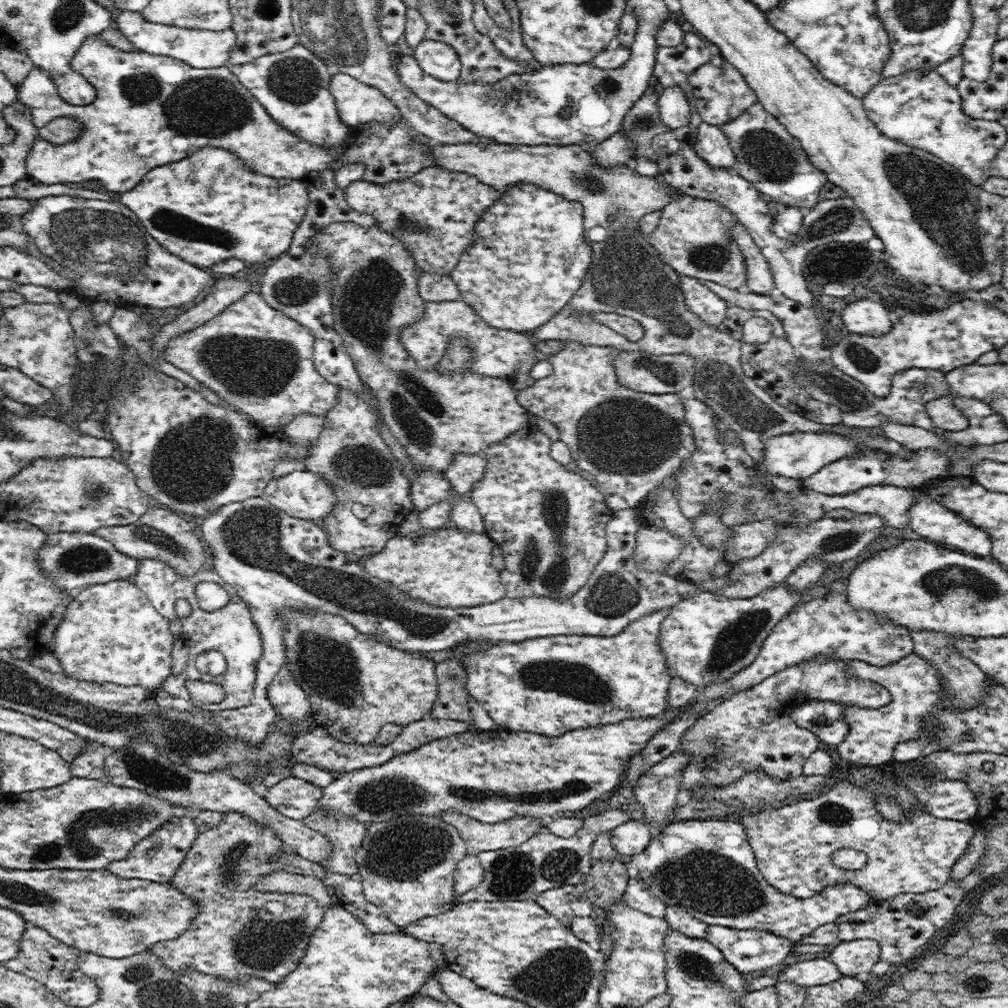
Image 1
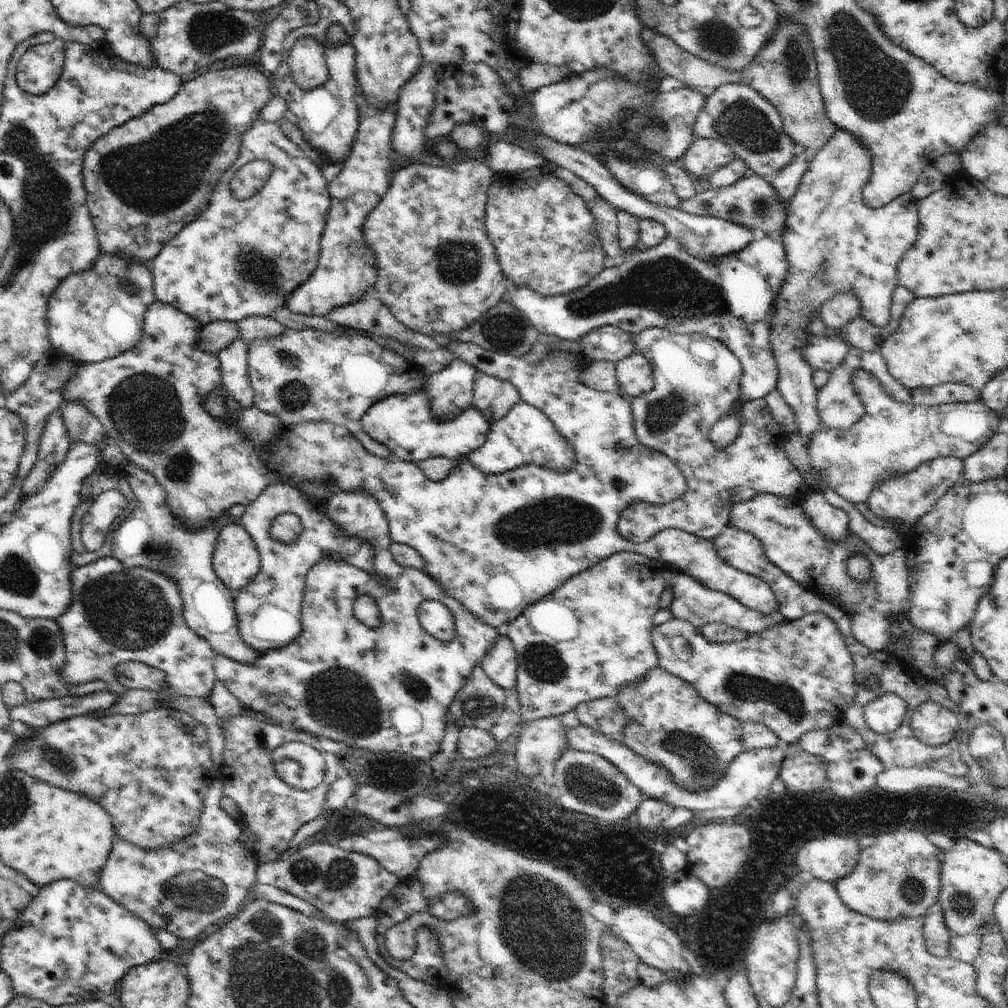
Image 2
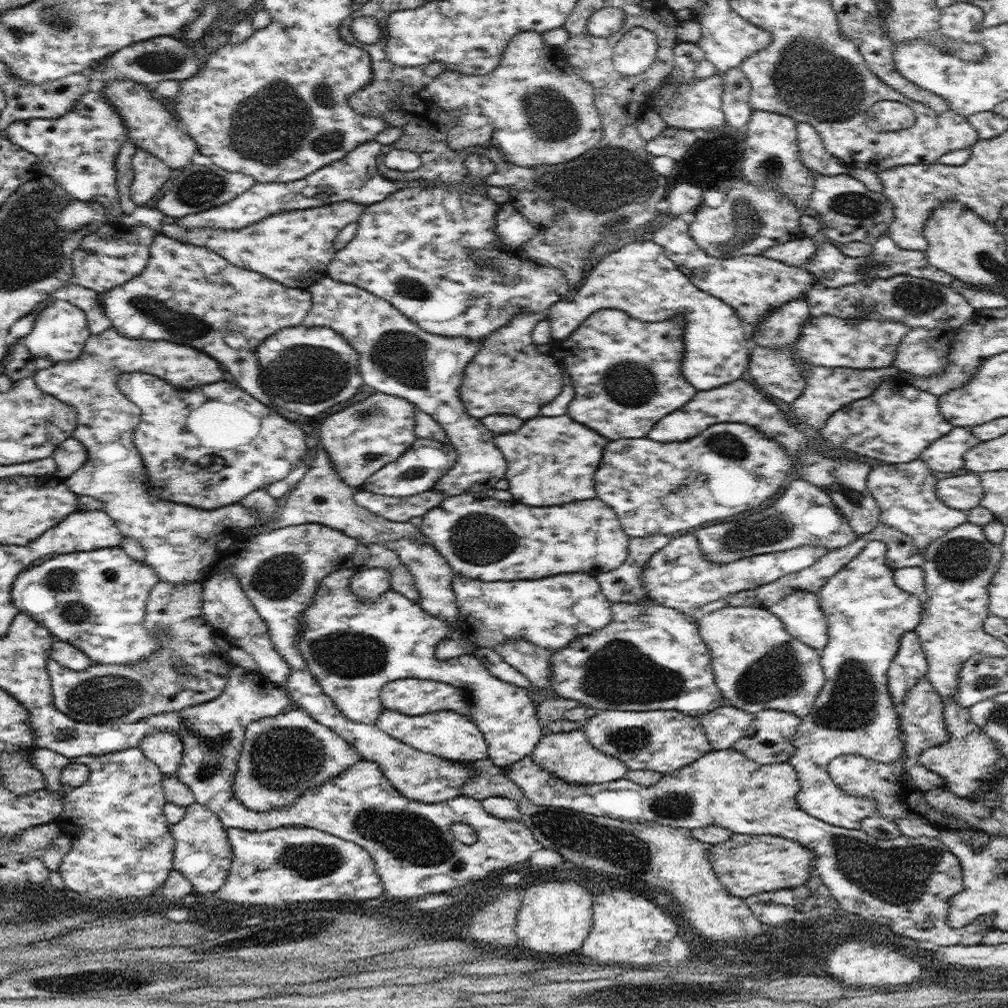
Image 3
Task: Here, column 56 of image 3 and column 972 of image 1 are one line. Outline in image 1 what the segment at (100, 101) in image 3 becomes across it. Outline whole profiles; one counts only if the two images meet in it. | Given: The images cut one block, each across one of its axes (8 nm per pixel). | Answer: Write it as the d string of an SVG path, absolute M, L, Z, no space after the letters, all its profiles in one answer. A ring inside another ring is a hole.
M937 70L907 71L878 81L864 96L863 106L870 120L888 138L917 149L926 149L955 168L978 186L990 179L990 162L1007 140L1007 128L999 121L972 118L962 110L958 89L948 84Z

